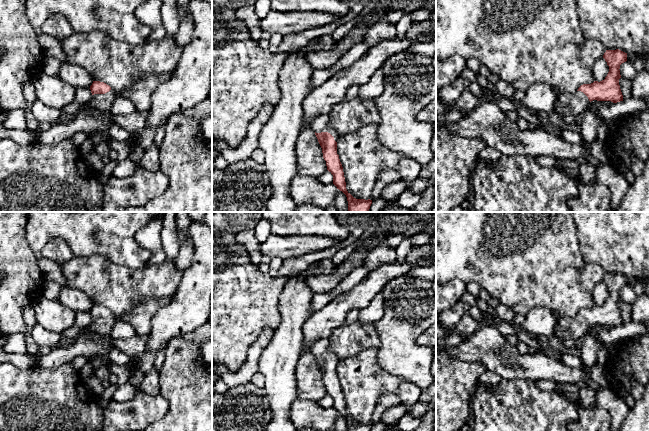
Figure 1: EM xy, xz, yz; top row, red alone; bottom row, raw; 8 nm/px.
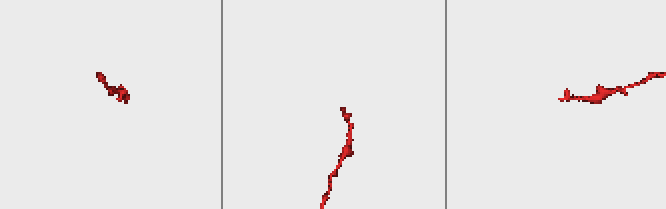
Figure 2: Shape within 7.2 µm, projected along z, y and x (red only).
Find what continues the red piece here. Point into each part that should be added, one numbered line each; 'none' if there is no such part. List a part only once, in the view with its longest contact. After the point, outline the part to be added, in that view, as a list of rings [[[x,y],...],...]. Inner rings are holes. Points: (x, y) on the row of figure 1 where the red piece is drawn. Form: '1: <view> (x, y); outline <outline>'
1: xz (320, 123); outline [[[330,114],[318,115],[312,120],[310,129],[316,133],[328,132],[334,137],[334,140],[337,142],[339,136],[337,132],[330,127],[329,122]]]

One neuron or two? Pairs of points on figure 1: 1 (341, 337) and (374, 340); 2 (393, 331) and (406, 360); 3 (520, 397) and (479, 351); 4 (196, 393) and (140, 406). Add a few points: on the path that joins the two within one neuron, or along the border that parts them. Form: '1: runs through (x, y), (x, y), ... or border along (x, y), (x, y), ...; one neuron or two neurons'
1: runs through (349, 338), (366, 338); one neuron
2: runs through (398, 338), (399, 353); one neuron
3: border along (502, 378), (528, 379); two neurons
4: border along (160, 394), (167, 401), (168, 410), (157, 420); two neurons

